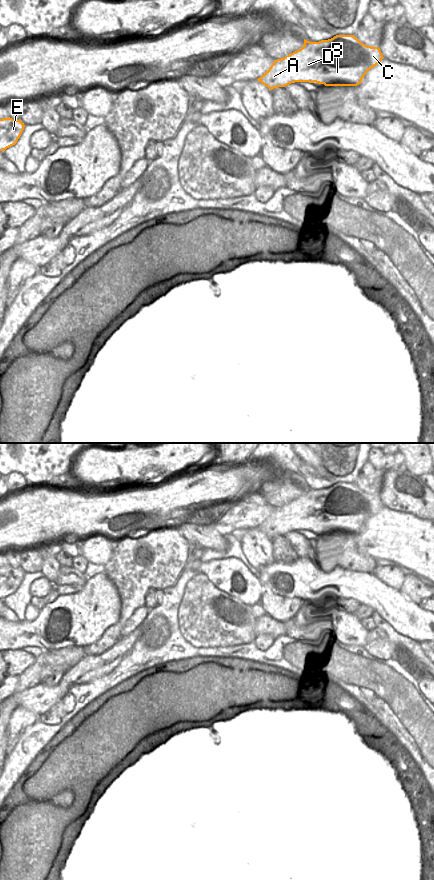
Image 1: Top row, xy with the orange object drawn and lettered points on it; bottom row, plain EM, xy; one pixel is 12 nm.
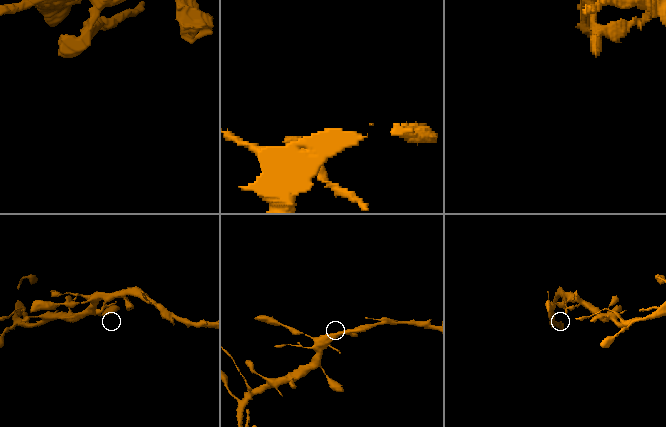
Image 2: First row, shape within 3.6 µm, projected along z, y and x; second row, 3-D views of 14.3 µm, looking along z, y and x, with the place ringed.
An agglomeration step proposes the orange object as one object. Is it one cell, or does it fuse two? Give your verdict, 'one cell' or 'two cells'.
one cell

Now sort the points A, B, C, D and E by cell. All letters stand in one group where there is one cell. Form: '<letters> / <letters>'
A B C D E

